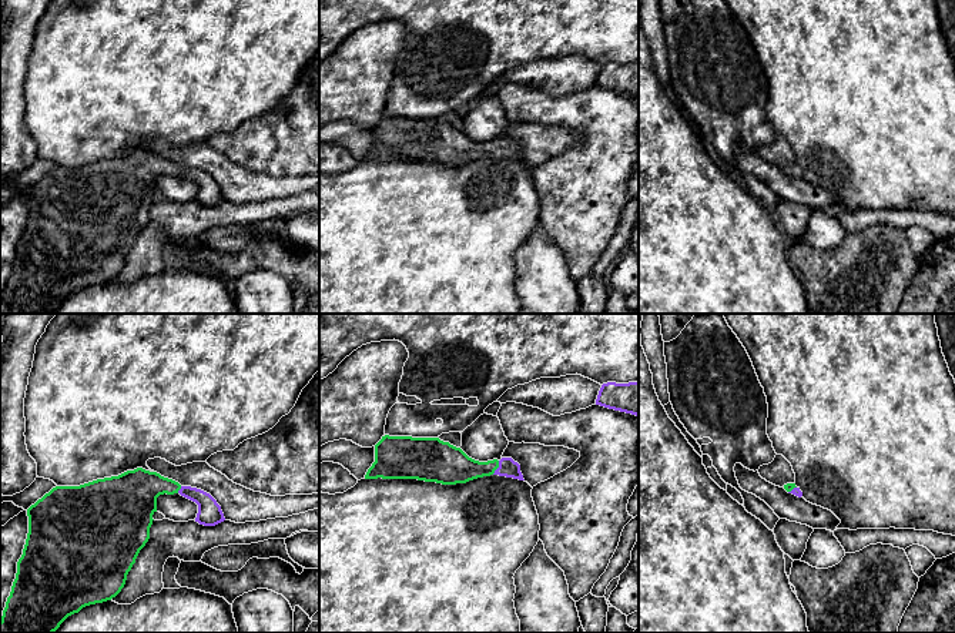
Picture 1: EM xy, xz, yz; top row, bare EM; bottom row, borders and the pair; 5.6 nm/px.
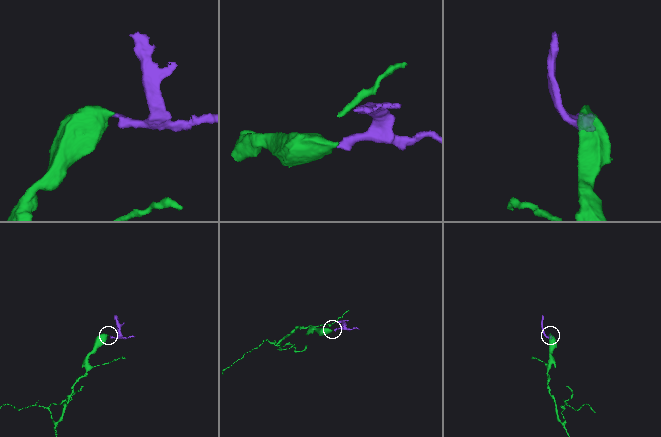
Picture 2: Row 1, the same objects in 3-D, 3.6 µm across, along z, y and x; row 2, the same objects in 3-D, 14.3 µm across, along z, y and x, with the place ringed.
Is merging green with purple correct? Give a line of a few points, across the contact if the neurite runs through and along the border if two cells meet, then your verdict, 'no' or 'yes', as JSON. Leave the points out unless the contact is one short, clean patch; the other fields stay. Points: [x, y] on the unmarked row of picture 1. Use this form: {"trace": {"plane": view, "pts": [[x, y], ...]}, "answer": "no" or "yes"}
{"trace": {"plane": "xz", "pts": [[452, 146], [458, 148], [496, 148], [508, 147]]}, "answer": "yes"}

